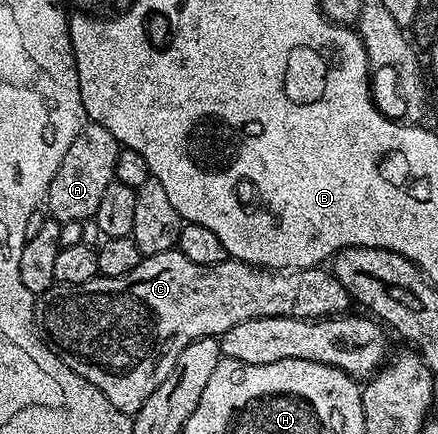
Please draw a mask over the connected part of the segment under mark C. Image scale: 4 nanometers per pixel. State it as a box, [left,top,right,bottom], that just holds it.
[34,250,351,414]

